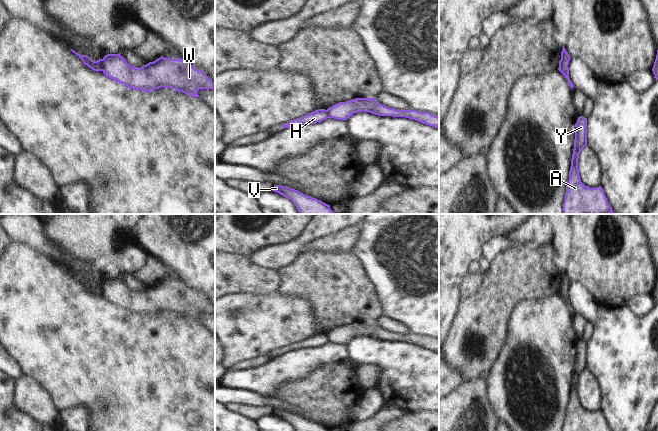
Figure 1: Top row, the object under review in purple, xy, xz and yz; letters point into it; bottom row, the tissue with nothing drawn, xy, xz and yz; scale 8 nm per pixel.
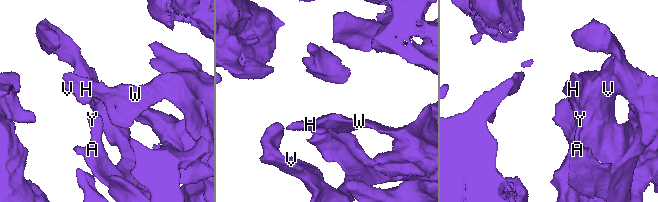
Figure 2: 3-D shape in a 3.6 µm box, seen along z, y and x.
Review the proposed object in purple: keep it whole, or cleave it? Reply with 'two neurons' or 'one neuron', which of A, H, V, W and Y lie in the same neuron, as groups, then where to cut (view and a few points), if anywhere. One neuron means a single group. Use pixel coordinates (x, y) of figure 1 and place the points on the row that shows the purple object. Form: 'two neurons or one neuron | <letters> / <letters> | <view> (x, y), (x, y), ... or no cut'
two neurons | A V W Y / H | xy (103, 59), (103, 68), (101, 70)

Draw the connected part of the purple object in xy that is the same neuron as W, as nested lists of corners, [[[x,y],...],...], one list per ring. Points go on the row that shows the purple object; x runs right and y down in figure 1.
[[[107,54],[103,58],[102,71],[107,77],[135,90],[169,87],[199,97],[199,89],[215,89],[215,84],[201,69],[180,58],[161,56],[138,68],[128,64],[120,54]]]

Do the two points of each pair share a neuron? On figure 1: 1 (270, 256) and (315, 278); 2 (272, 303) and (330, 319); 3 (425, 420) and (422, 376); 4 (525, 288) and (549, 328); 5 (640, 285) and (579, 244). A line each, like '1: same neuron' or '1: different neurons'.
1: different neurons
2: different neurons
3: different neurons
4: different neurons
5: same neuron

